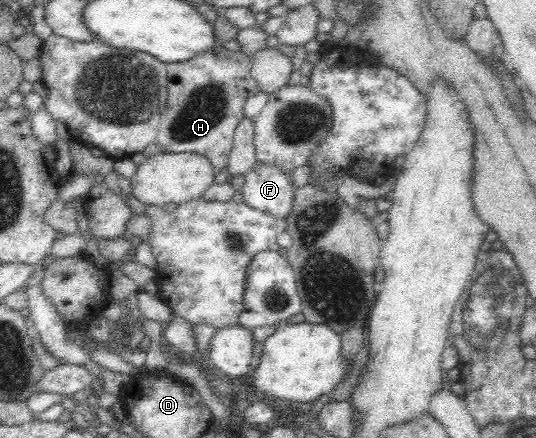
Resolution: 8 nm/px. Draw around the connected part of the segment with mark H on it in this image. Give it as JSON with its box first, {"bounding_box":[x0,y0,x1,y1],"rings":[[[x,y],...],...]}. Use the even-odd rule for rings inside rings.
{"bounding_box":[155,44,259,174],"rings":[[[222,44],[198,52],[196,56],[179,63],[167,64],[167,105],[163,110],[155,142],[160,145],[162,153],[189,152],[206,157],[212,165],[212,171],[218,174],[227,168],[233,147],[233,133],[243,119],[242,108],[249,96],[259,92],[256,81],[250,74],[251,57],[242,51],[230,51]]]}

